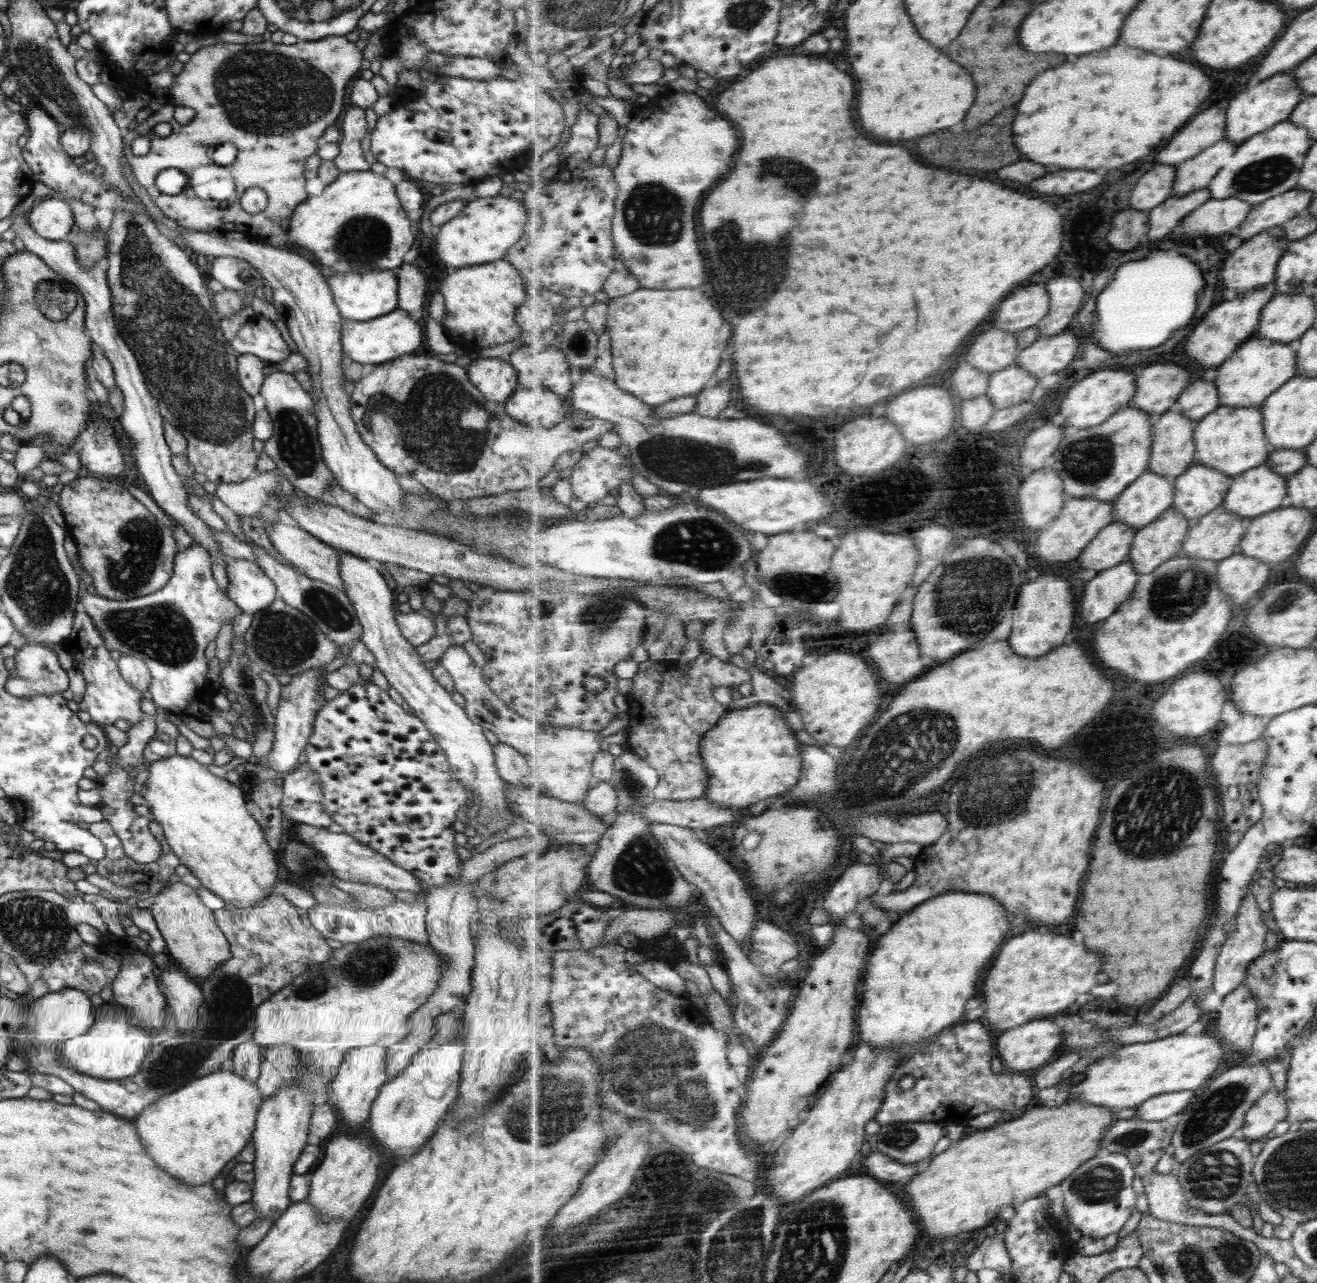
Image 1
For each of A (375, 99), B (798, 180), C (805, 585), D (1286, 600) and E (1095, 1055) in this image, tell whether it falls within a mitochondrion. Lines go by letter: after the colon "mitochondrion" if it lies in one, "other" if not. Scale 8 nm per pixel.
A: other
B: mitochondrion
C: mitochondrion
D: other
E: mitochondrion

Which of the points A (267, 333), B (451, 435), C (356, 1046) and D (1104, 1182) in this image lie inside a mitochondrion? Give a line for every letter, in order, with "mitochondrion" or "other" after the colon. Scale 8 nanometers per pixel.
A: other
B: mitochondrion
C: other
D: mitochondrion

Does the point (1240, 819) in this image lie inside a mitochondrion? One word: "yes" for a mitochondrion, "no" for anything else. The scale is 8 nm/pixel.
no

